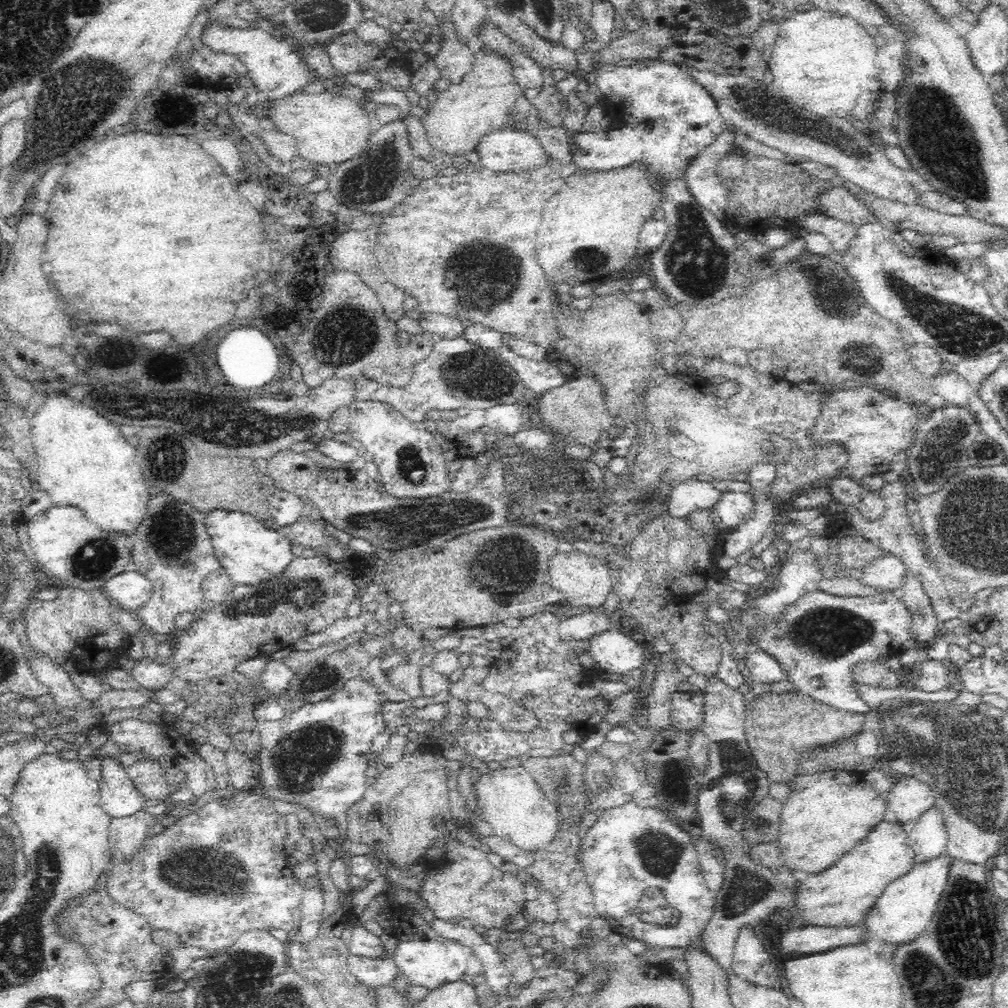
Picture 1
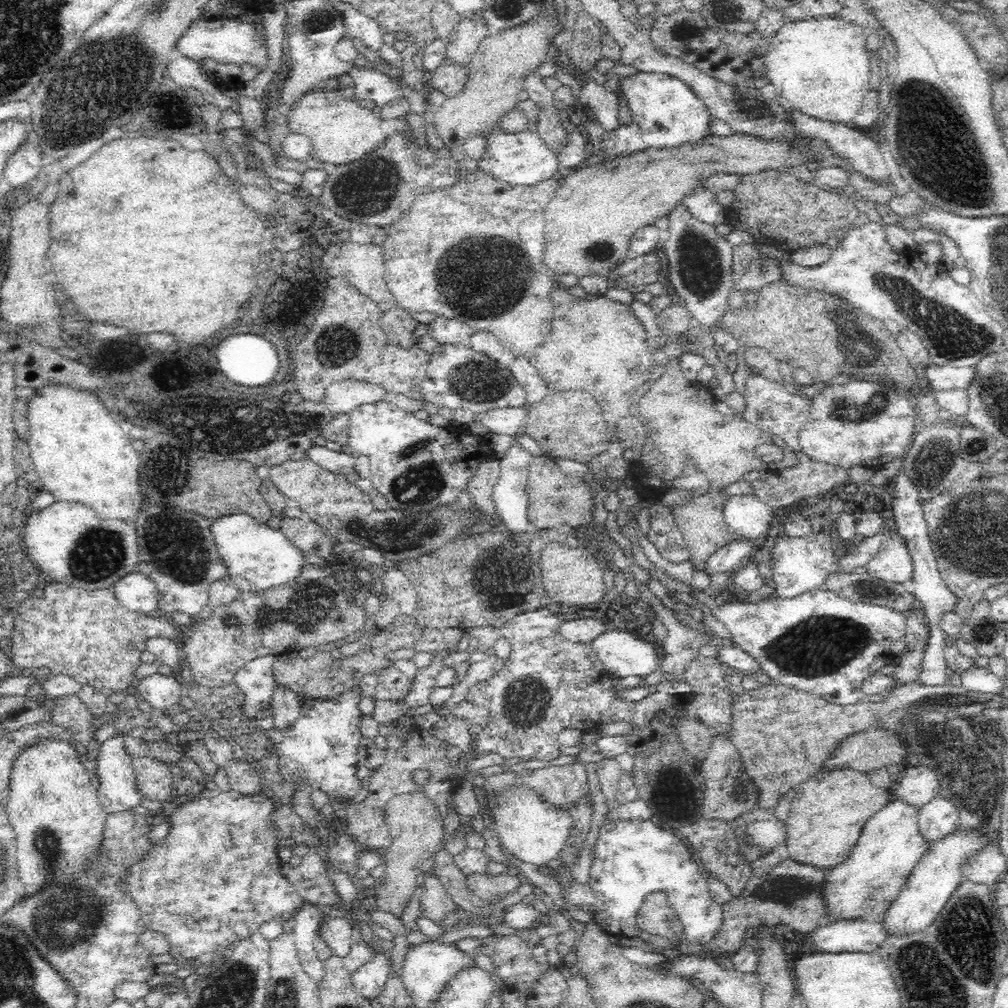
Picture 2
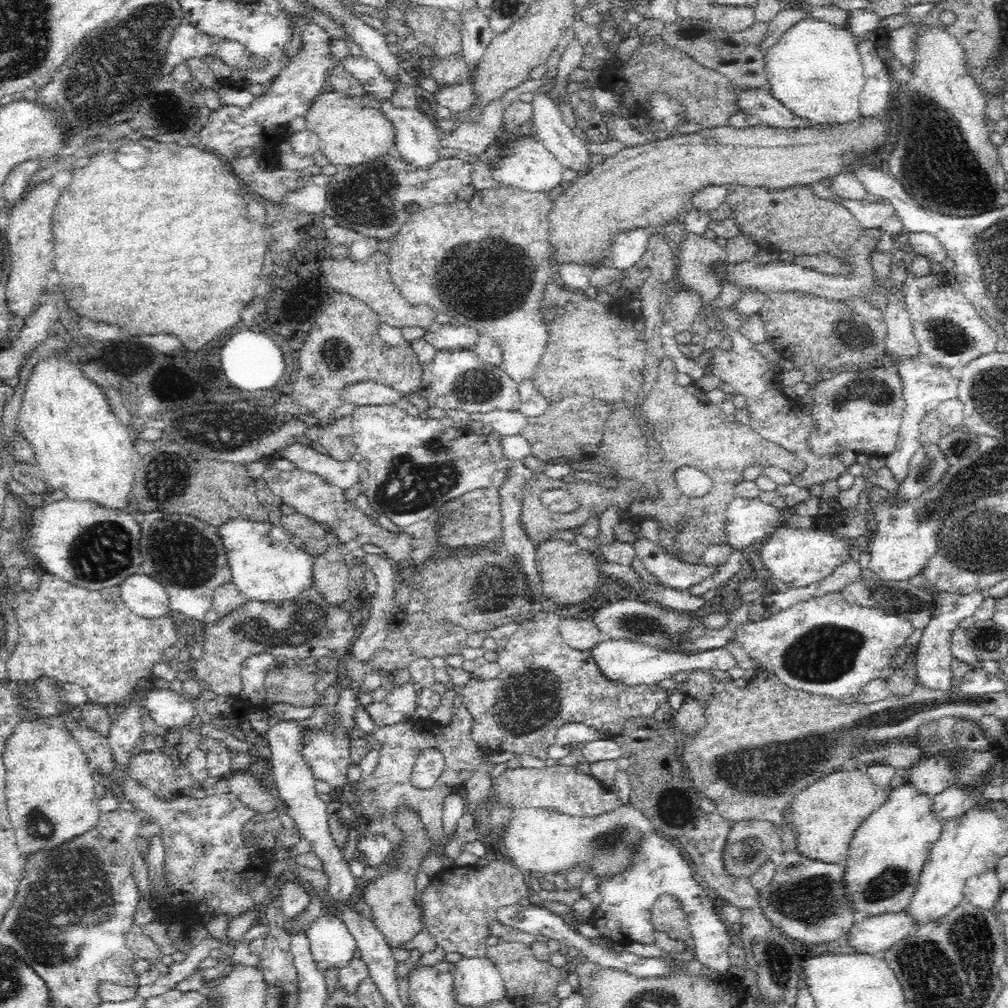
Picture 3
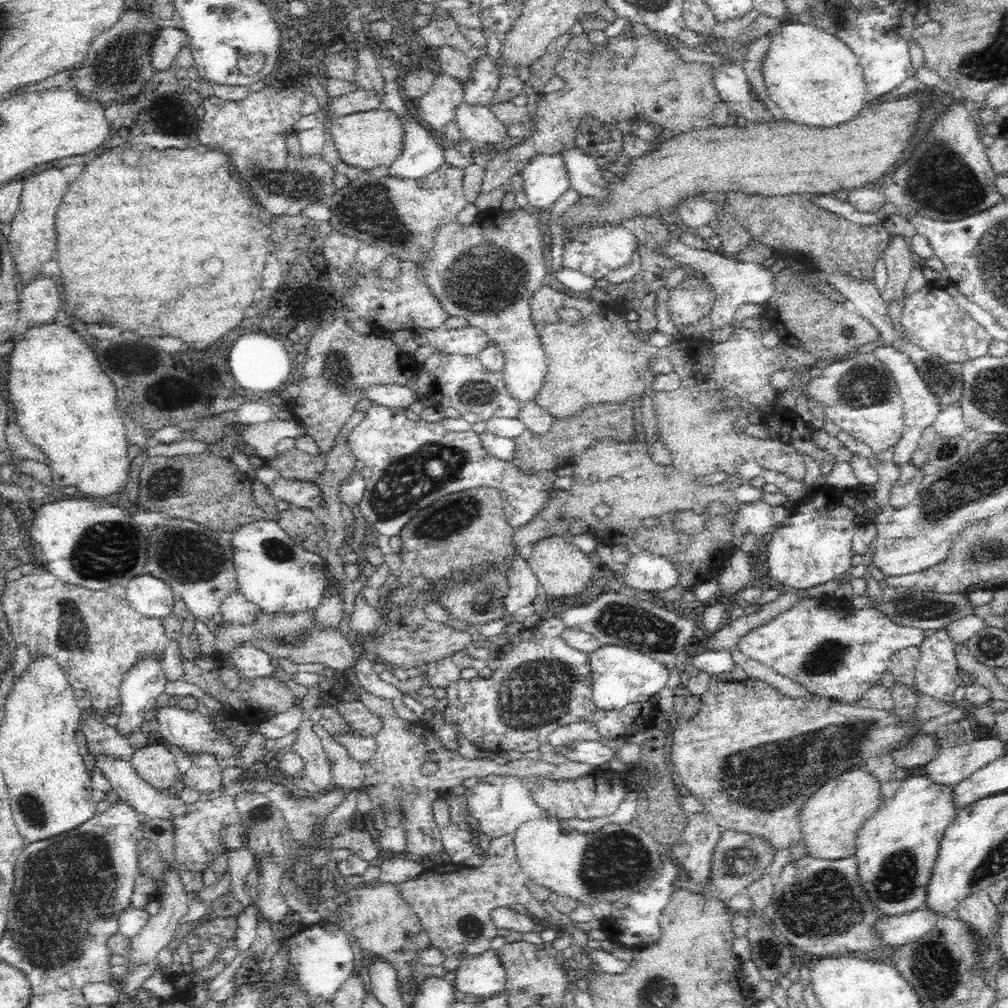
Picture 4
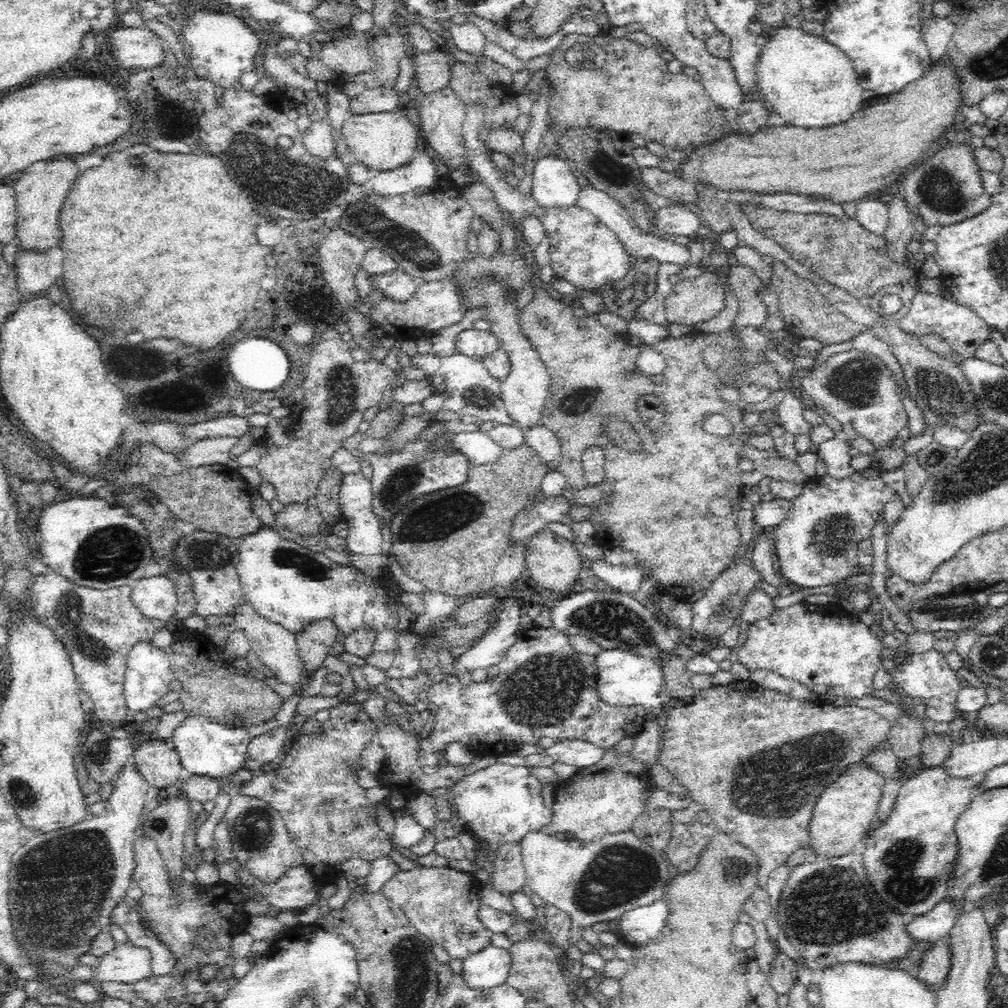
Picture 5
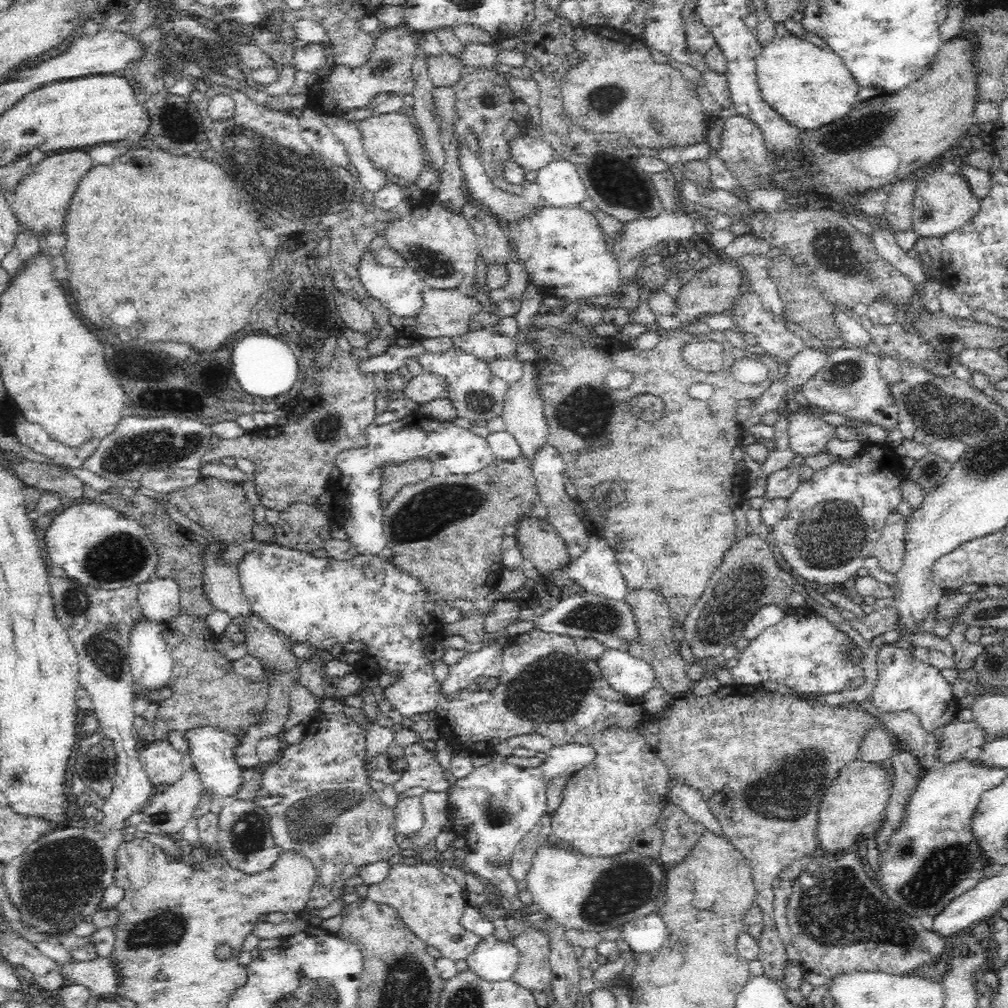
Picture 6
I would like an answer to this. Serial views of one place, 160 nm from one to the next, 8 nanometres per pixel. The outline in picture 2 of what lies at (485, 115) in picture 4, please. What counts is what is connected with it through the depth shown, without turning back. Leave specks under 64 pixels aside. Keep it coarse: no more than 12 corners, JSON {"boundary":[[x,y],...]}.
{"boundary":[[442,59],[429,89],[446,97],[466,86],[469,65]]}

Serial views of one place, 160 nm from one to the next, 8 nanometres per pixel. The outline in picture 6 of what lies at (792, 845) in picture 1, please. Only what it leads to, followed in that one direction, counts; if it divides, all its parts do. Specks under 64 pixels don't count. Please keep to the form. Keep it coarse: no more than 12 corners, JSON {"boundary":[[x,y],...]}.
{"boundary":[[858,759],[820,804],[818,848],[854,846],[882,818],[888,773]]}

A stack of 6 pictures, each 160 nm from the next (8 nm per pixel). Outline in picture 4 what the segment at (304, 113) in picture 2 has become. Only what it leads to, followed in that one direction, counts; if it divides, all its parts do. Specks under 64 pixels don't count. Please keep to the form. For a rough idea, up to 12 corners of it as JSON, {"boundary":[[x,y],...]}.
{"boundary":[[379,91],[330,97],[326,122],[339,160],[390,166],[401,120]]}

